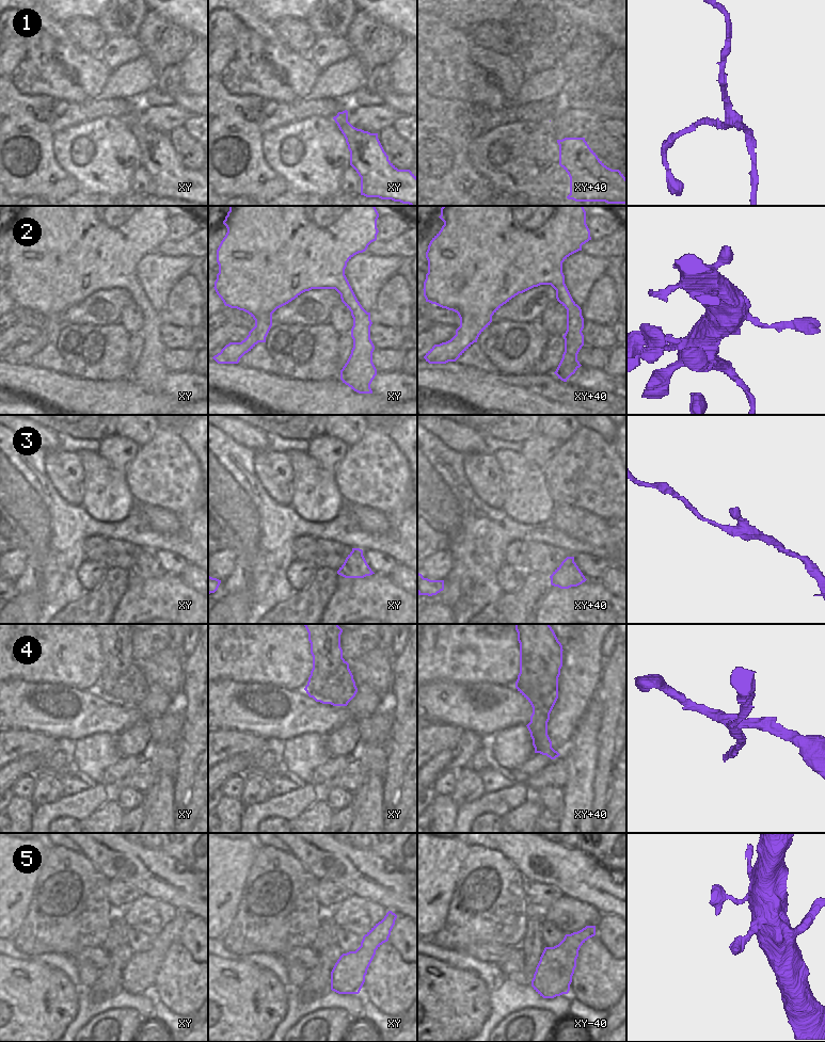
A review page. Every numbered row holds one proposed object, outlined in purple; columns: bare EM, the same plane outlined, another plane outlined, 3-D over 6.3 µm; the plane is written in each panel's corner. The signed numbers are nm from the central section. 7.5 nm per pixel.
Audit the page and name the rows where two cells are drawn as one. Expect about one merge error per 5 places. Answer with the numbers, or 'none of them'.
4

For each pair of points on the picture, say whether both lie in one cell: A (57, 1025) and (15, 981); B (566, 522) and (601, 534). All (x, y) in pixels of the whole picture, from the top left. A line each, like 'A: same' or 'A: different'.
A: same
B: same

